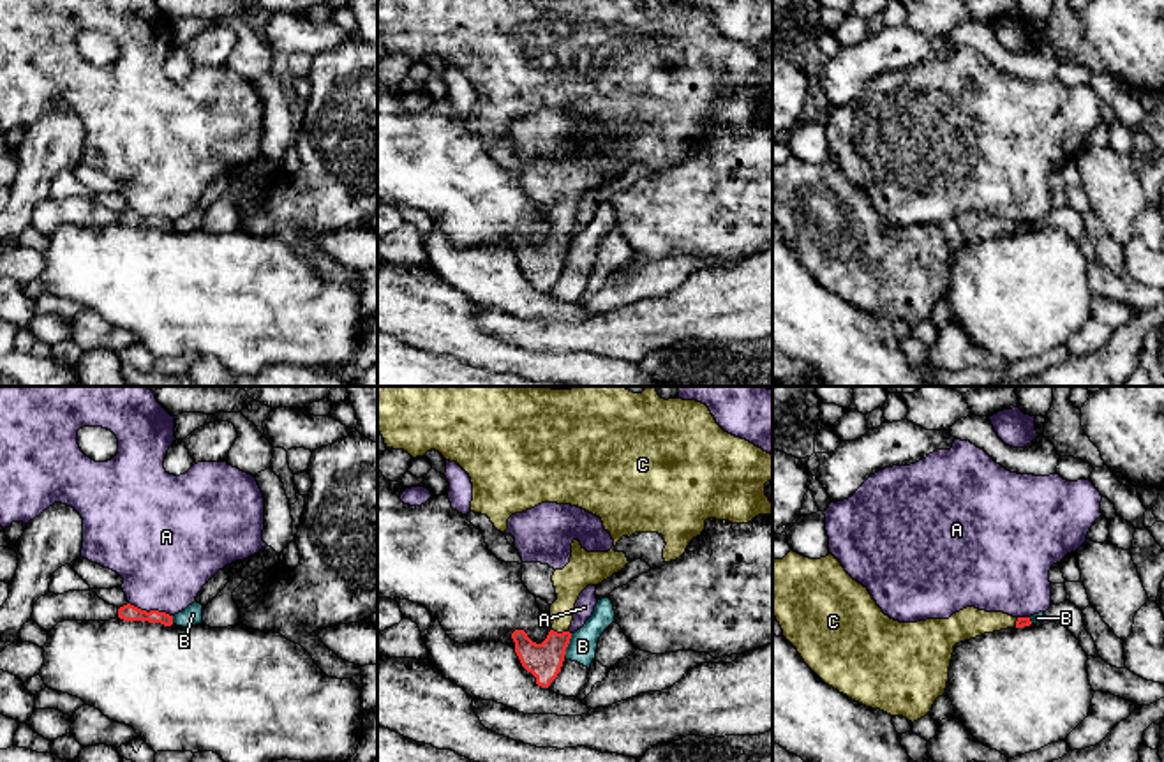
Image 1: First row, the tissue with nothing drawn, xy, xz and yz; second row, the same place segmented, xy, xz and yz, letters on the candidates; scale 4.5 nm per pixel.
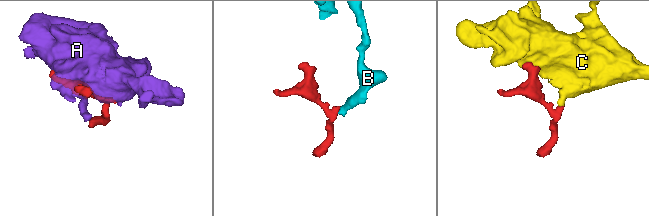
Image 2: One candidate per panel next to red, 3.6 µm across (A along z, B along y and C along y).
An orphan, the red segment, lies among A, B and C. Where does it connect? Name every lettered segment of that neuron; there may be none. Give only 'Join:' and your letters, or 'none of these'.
Join: C

